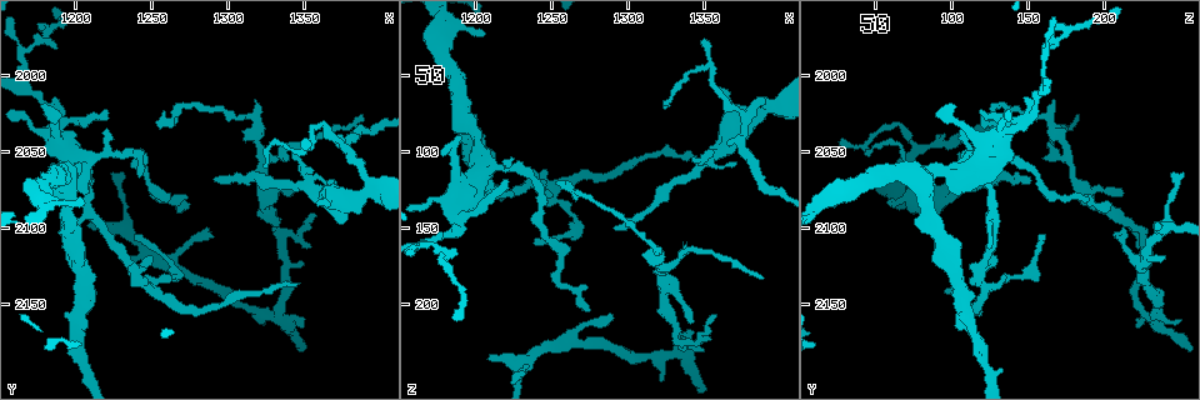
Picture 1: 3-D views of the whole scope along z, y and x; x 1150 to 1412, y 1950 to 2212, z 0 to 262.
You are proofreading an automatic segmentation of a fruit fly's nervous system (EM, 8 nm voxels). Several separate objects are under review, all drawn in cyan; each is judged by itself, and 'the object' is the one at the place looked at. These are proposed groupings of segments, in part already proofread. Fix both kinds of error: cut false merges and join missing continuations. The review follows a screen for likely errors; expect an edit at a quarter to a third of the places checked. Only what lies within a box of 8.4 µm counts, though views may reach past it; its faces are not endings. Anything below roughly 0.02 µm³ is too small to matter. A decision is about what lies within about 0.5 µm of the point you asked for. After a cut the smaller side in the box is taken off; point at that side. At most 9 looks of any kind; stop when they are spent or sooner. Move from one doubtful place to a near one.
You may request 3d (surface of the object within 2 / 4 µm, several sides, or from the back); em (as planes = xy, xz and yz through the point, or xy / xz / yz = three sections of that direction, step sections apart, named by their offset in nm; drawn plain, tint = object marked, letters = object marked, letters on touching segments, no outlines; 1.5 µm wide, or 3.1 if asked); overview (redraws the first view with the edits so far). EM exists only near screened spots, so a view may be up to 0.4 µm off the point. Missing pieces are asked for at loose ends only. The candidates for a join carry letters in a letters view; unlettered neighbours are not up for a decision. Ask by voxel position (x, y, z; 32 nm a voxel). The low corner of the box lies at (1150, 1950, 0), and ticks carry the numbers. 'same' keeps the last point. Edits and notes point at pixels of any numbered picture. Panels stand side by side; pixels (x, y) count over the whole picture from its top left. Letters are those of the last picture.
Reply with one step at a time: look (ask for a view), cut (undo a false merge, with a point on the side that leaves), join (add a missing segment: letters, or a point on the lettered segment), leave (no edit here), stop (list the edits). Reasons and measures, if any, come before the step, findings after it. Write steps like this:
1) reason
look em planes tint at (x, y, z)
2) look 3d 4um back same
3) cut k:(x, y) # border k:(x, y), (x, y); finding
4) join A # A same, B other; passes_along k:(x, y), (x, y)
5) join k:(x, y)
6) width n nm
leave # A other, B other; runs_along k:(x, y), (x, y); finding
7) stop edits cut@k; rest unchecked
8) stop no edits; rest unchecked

tapers out
look 3d 2um at (1324, 2062, 68)

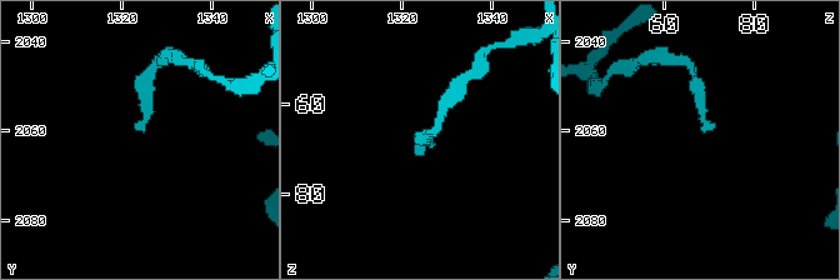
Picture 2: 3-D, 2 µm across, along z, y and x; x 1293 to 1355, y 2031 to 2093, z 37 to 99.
need the tissue
look em xz step 4 letters at (1323, 2060, 70)

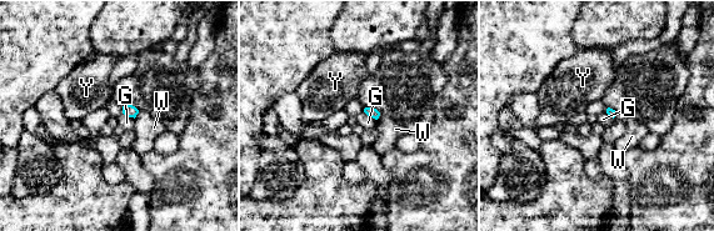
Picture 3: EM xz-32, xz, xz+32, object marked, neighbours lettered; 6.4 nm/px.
another direction
look em planes letters same

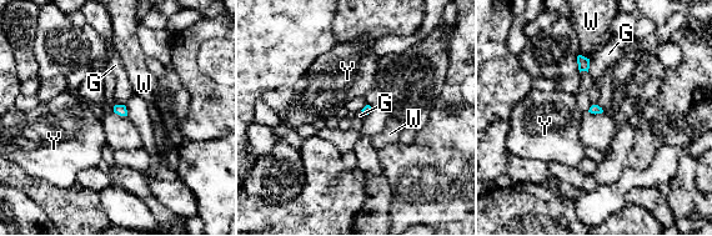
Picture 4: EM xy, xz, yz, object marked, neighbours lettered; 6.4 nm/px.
width 60 nm
leave # G other, W other, Y other; border 4:(590, 60), (587, 71); none of them fits

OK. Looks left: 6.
free end
look em yz step 4 letters at (1292, 2070, 148)

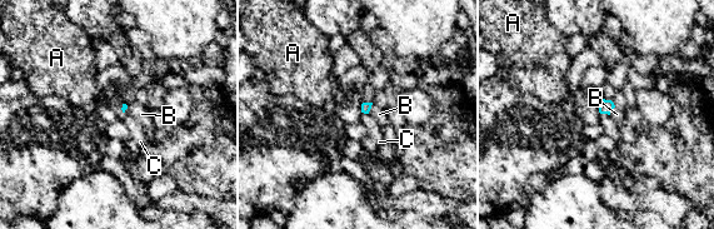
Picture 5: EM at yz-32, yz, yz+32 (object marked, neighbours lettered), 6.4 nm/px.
join 5:(379, 114) # A other, B same, C other; it goes on there

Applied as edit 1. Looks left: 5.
redraw
look overview

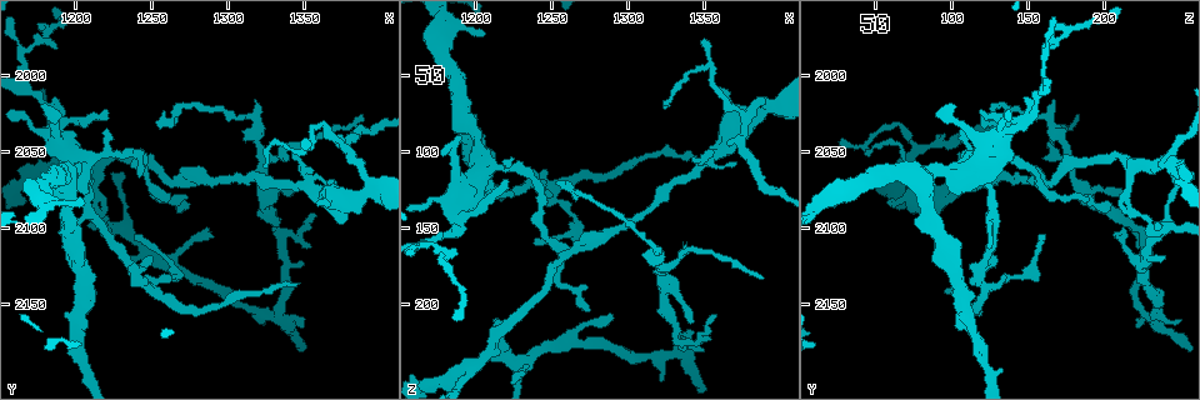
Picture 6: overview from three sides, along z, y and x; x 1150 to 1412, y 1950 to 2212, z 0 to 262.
thin end
look 3d 4um at (1388, 2028, 182)

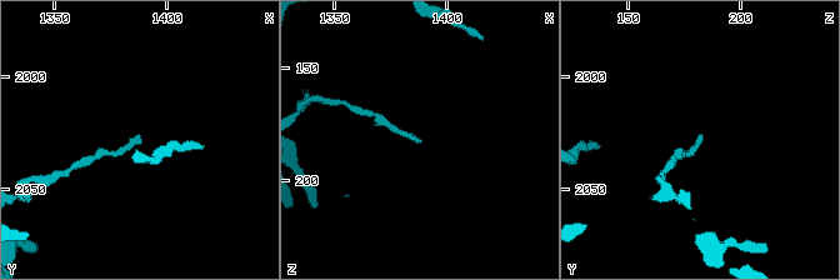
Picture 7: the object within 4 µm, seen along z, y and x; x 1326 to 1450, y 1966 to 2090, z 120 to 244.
need the tissue
look em planes tint at (1387, 2026, 183)

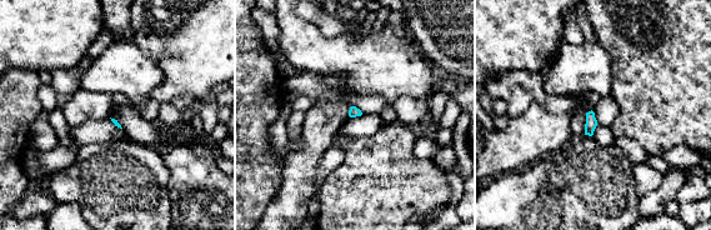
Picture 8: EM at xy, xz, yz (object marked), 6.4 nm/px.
see the neighbours
look em planes letters same

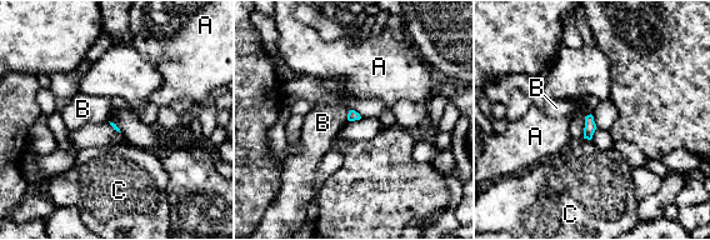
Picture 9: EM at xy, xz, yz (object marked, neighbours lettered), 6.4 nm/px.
leave # A other, B other, C other; border 9:(350, 109), (348, 120); no lettered segment goes on from it

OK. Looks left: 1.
stop edits join@5; rest unchecked

